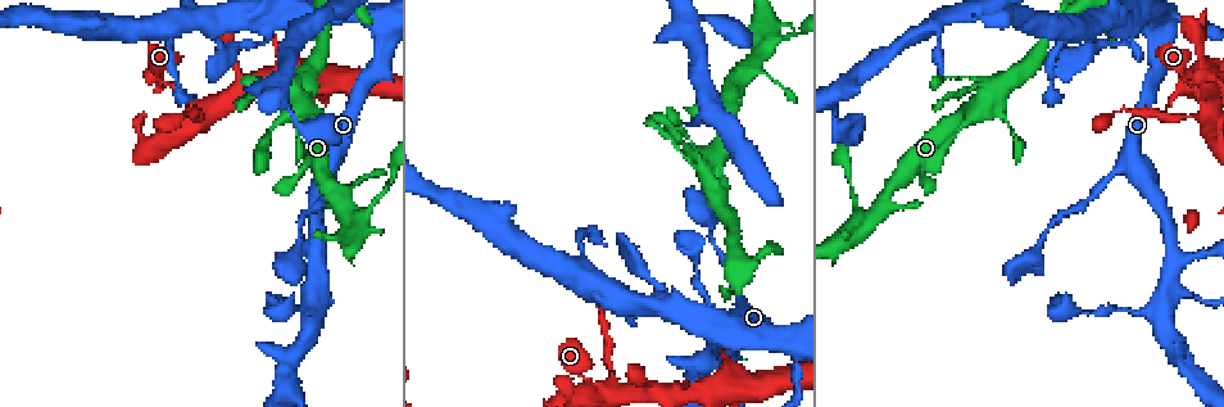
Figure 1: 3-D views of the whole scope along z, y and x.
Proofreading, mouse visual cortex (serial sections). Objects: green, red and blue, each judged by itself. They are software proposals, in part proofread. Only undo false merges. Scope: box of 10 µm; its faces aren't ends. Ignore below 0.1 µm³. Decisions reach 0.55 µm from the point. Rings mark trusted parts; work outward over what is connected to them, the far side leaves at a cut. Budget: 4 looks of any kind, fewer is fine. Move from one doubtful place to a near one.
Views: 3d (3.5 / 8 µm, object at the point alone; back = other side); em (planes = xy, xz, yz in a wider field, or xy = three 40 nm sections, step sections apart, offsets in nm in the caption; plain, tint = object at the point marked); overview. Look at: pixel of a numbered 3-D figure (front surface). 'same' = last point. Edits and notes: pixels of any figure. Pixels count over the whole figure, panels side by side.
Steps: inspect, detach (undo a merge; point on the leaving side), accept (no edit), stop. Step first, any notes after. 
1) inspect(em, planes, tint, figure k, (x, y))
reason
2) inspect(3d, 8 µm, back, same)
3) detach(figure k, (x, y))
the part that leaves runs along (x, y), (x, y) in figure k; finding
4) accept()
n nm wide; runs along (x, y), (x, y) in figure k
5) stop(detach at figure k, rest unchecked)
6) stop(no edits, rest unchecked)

inspect(3d, 3.5 µm, figure 1, (266, 135))
thin neck

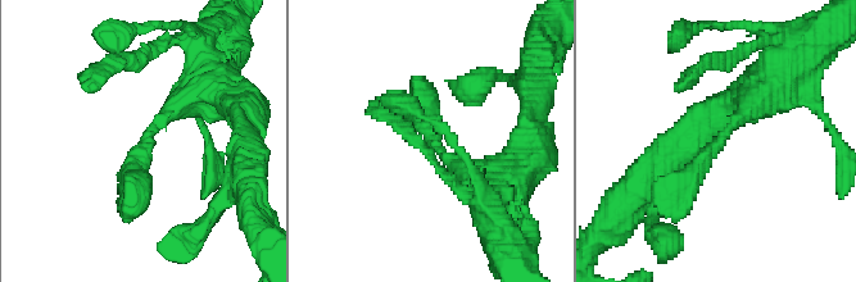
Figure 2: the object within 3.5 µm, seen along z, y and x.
inspect(em, xy, step 5, tint, figure 2, (148, 135))

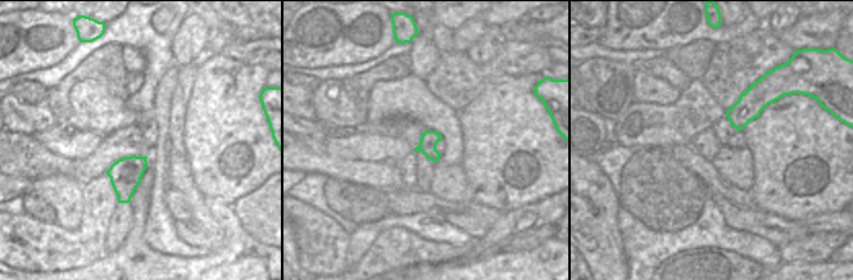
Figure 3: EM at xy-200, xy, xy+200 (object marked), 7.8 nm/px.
accept()
140 nm wide; runs along (768, 83), (675, 201) in figure 2; one cell here

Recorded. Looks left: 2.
inspect(3d, 3.5 µm, figure 1, (594, 384))
four arms meet

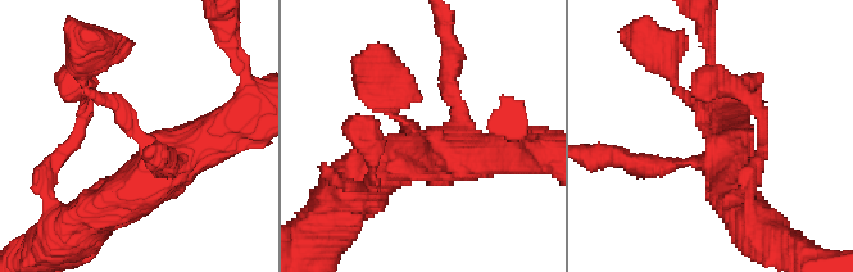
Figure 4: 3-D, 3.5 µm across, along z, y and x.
inspect(em, xy, step 3, tint, figure 4, (422, 132))

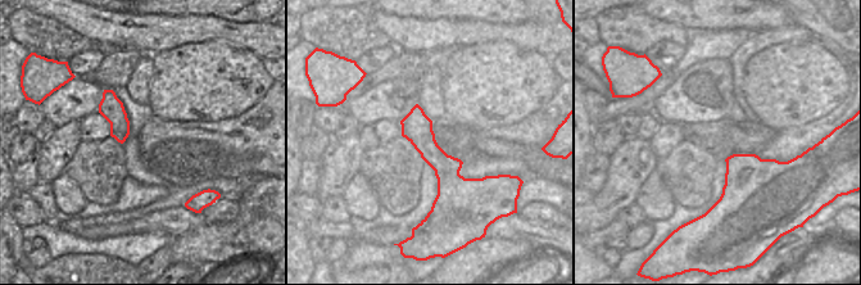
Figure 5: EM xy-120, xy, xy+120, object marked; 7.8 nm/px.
accept()
arms of 100, 200, 500, 600 nm; continuous, no second cell

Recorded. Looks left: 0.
stop(no edits, rest unchecked)

